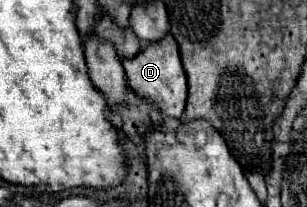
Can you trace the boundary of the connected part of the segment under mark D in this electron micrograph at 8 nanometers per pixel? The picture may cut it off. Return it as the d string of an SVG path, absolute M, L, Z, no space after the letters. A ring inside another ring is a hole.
M170 33L162 37L160 41L148 43L142 51L138 51L132 59L124 59L124 71L128 85L142 97L148 97L156 101L160 111L168 117L180 117L186 107L186 97L188 97L188 85L186 85L186 71L180 61L178 53L178 43Z

